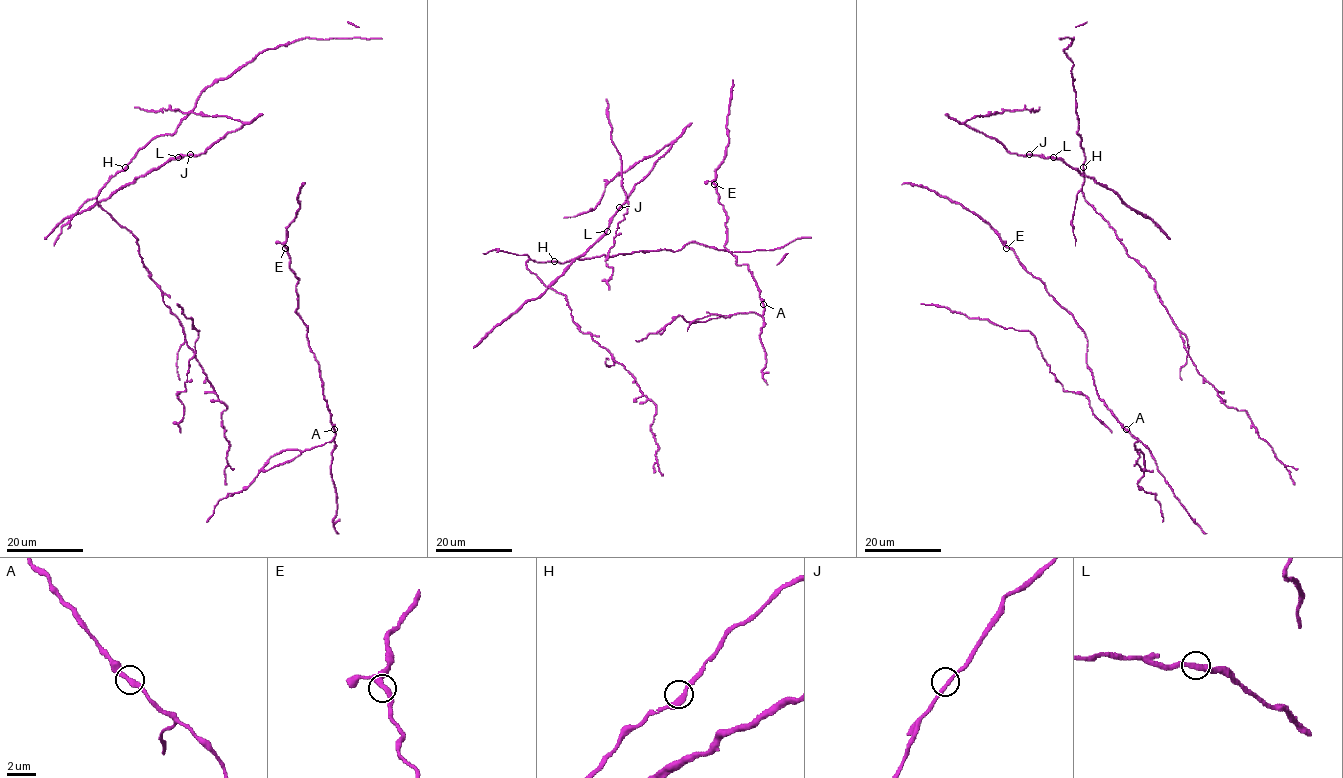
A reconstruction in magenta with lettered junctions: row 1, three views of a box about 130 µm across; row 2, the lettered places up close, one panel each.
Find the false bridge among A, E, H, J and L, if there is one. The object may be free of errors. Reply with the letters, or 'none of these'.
A

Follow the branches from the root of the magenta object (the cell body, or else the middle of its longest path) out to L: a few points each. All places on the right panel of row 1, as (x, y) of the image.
L: (1030, 155), (1053, 157)

